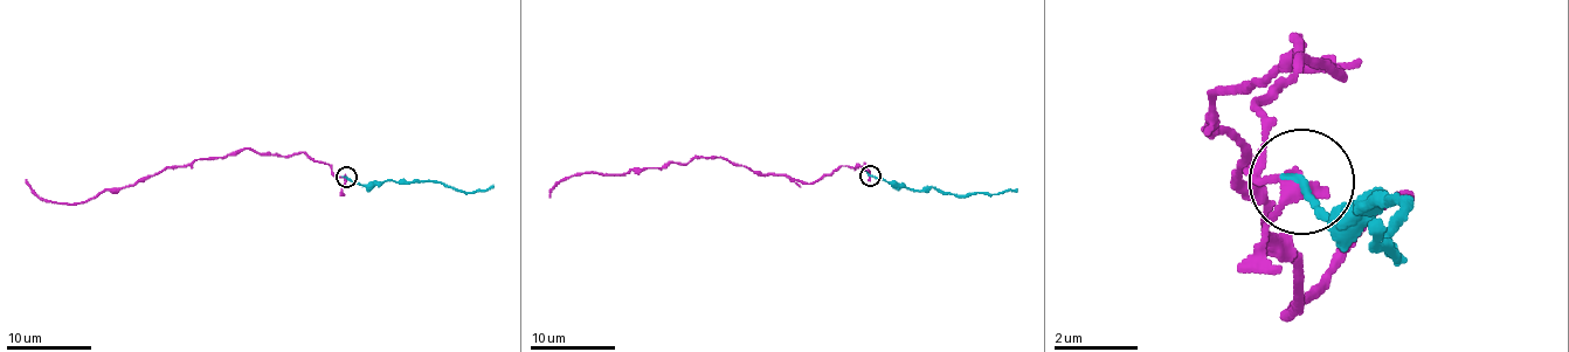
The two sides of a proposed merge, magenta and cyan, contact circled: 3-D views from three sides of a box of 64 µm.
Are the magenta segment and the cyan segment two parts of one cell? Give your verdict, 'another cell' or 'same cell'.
same cell

